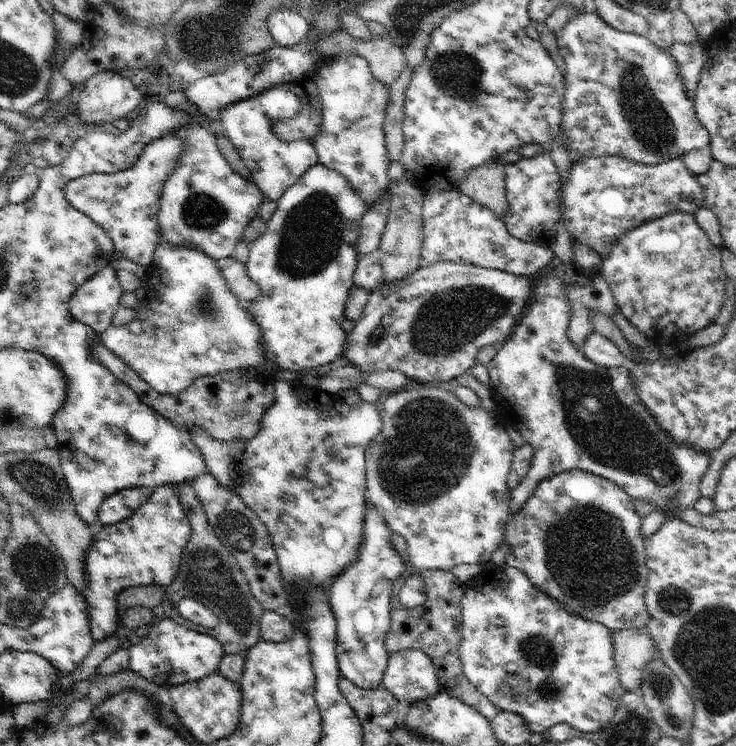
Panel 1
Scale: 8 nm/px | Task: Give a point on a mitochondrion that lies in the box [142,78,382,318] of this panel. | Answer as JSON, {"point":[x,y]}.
{"point":[311,233]}

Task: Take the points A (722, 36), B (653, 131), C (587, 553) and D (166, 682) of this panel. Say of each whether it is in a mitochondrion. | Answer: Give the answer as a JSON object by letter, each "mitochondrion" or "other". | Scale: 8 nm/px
{"A":"other","B":"mitochondrion","C":"mitochondrion","D":"other"}

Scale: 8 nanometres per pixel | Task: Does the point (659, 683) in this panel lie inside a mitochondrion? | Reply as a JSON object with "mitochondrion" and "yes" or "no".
{"mitochondrion":"yes"}

